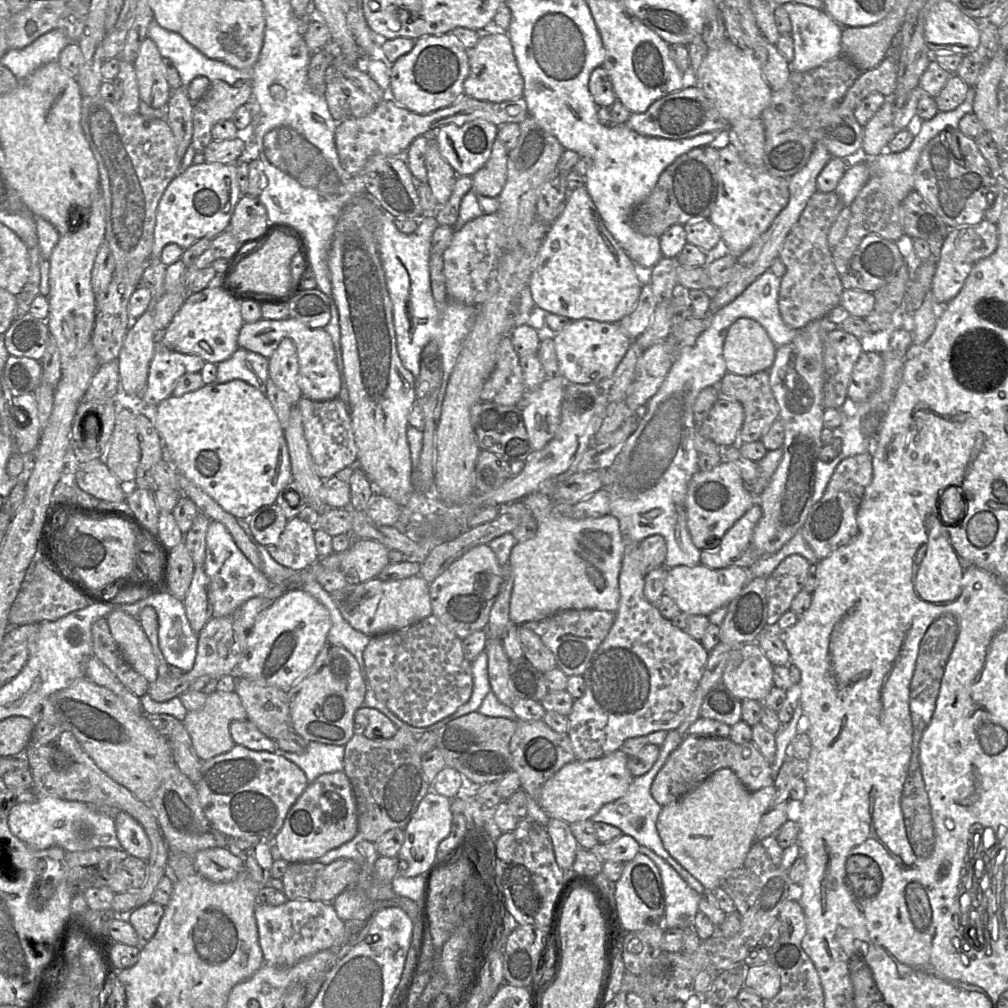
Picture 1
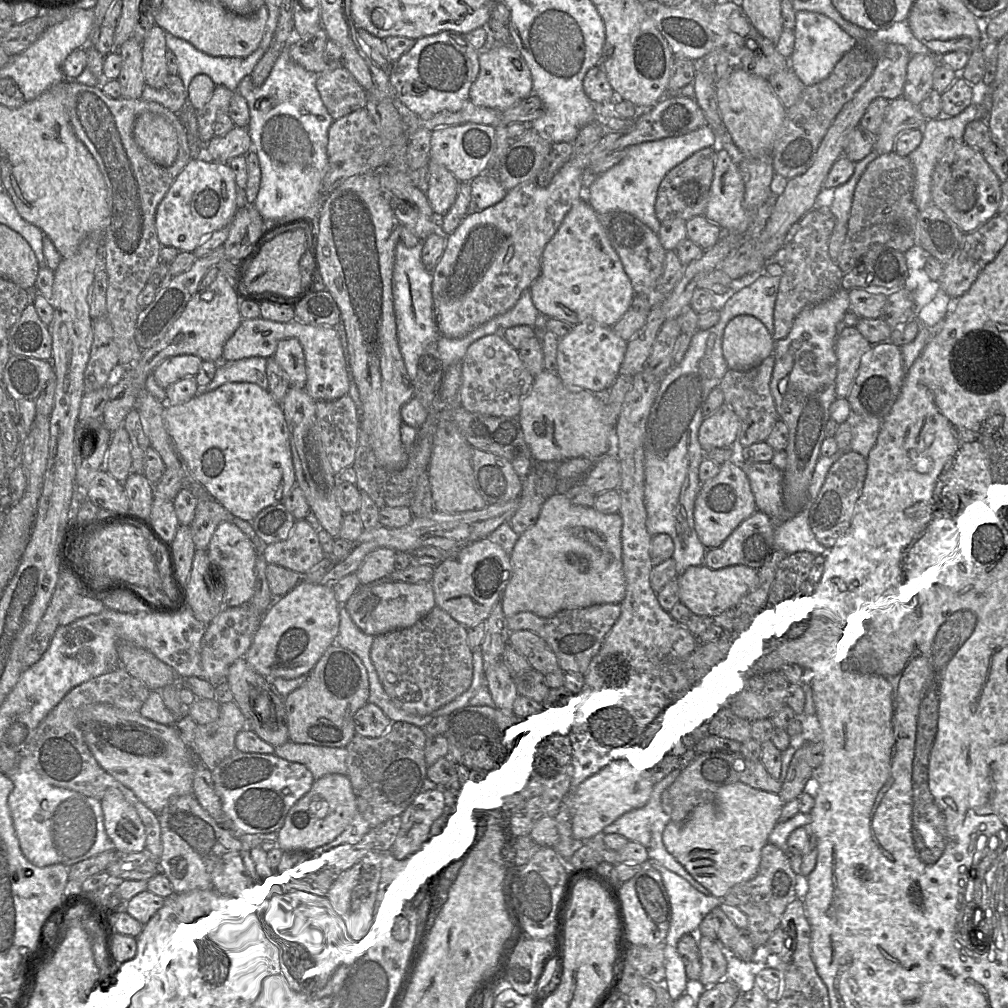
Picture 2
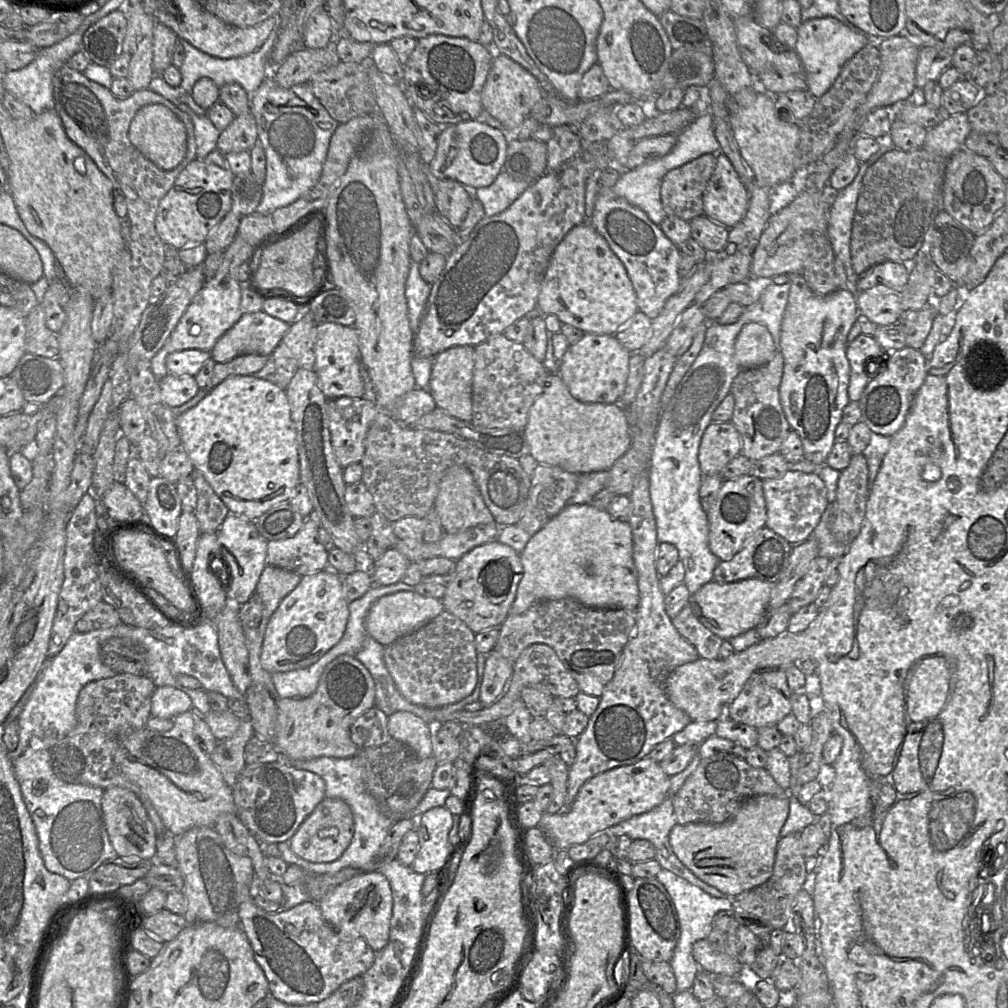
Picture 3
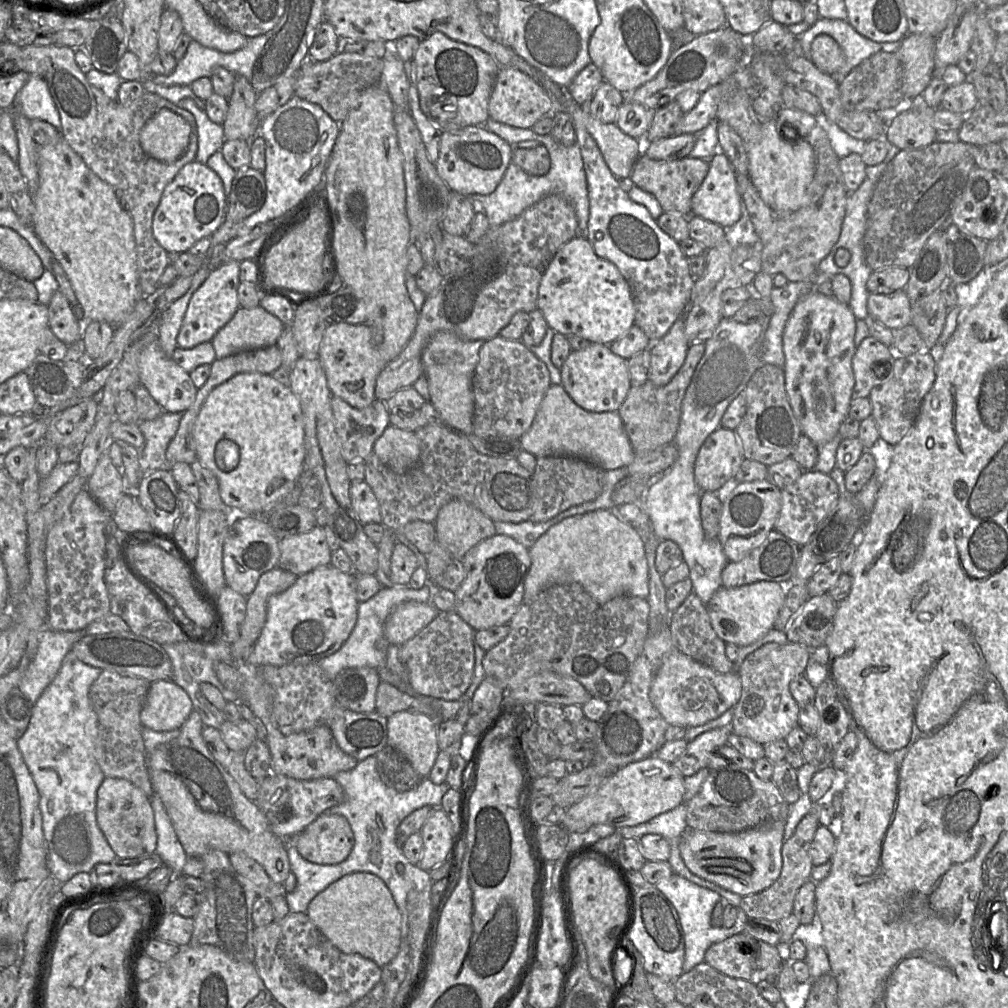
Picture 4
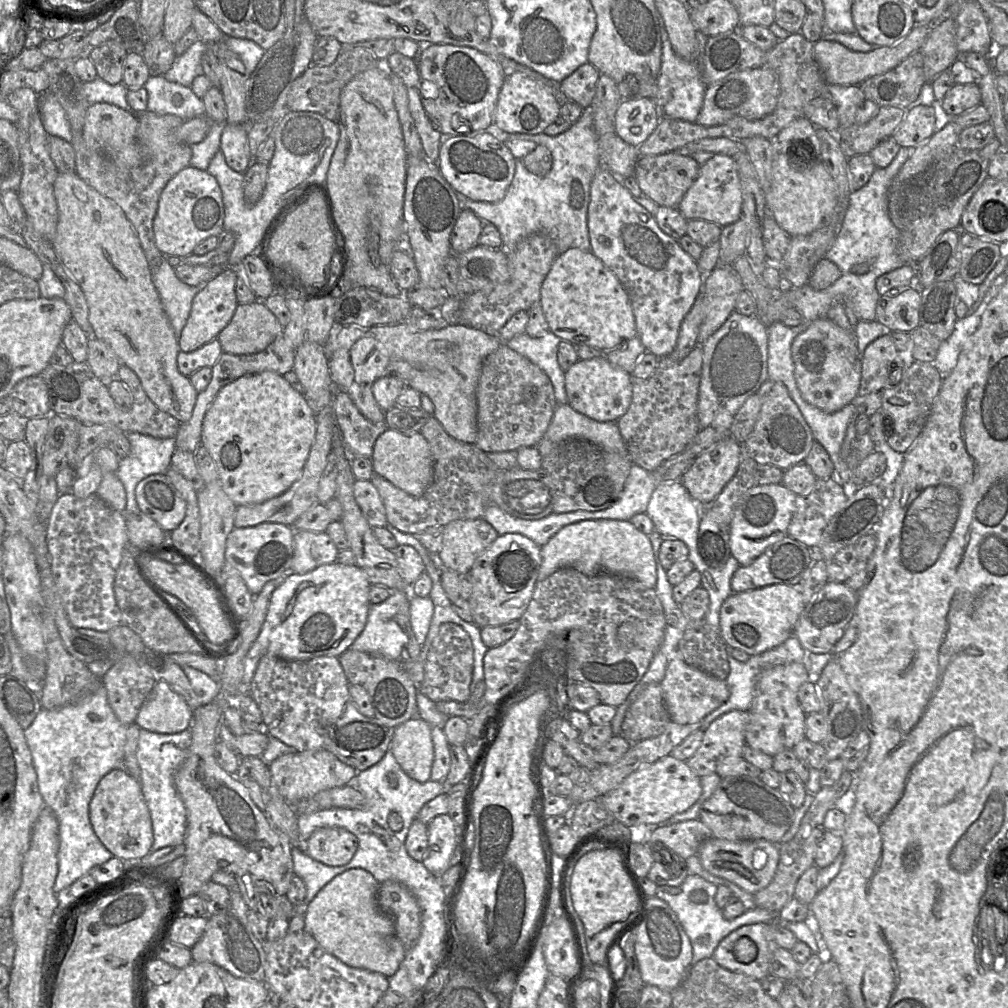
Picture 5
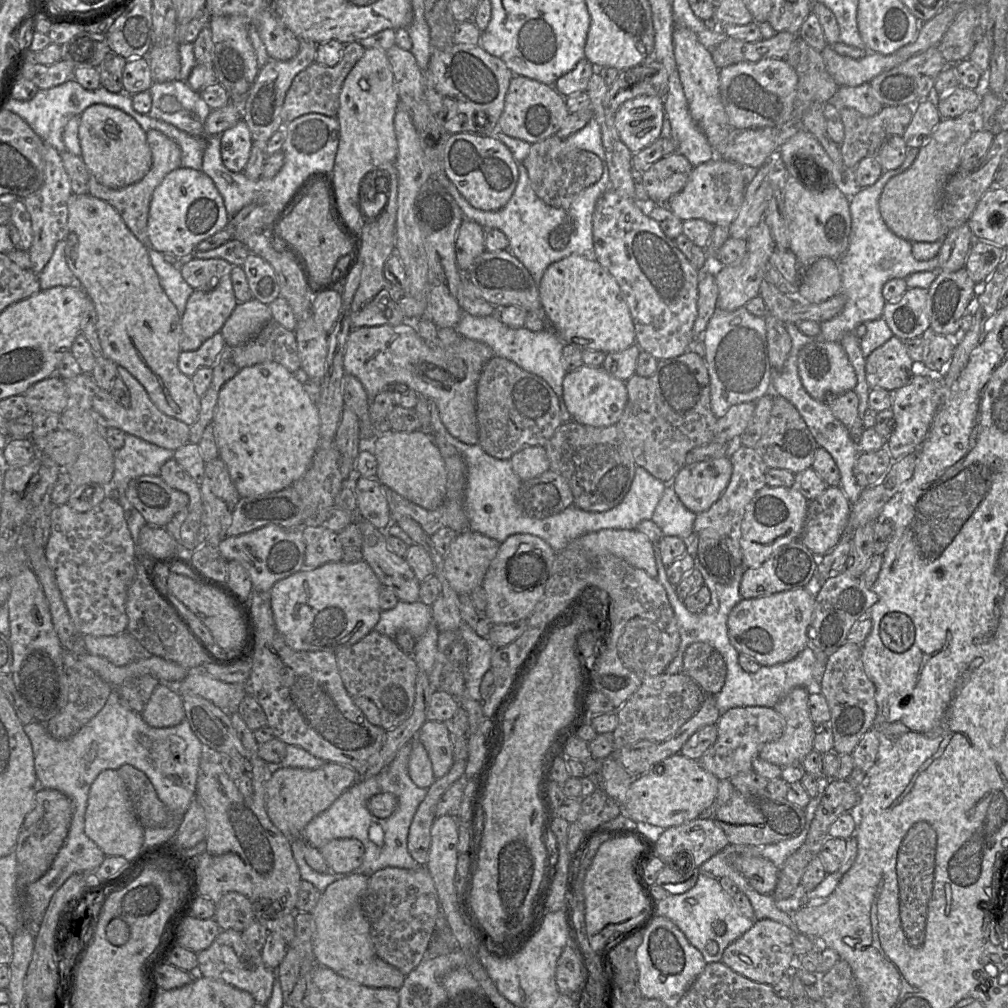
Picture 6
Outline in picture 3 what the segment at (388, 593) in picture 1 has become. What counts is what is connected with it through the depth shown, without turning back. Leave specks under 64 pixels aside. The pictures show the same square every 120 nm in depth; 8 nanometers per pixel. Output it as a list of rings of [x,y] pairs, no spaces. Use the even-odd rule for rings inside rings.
[[[399,591],[379,598],[372,605],[366,617],[365,627],[368,635],[387,646],[421,628],[444,610],[442,599],[425,597],[412,591]]]

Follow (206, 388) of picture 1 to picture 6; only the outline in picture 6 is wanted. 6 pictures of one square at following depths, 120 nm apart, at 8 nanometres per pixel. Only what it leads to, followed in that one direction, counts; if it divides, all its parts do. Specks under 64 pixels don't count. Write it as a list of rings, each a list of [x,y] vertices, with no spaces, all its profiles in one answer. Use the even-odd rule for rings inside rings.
[[[264,362],[240,370],[221,388],[212,419],[219,457],[244,497],[281,491],[300,479],[319,448],[316,403],[288,369]]]

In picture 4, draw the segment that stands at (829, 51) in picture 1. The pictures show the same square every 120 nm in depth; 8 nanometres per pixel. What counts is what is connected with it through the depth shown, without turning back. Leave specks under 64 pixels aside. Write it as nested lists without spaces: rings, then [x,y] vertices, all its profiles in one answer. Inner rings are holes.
[[[821,18],[797,37],[804,56],[810,58],[812,41],[819,34],[832,37],[844,53],[844,65],[831,75],[839,83],[855,66],[883,49],[881,43],[859,34],[847,20]]]

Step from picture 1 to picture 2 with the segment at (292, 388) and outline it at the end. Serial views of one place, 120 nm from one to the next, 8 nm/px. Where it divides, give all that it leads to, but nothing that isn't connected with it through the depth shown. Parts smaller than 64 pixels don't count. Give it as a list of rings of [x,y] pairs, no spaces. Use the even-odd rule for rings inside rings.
[[[298,339],[280,340],[273,357],[287,373],[291,386],[305,388],[307,381],[305,355]]]

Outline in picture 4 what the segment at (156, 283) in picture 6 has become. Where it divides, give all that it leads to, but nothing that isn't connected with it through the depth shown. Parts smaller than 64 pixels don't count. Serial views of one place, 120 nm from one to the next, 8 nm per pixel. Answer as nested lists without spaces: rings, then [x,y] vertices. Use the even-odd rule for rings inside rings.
[[[63,137],[55,143],[38,146],[38,174],[39,186],[32,196],[34,233],[64,269],[86,319],[108,322],[115,329],[120,327],[143,298],[132,218],[122,208],[114,189],[88,168]],[[159,341],[146,346],[139,357],[140,383],[145,386],[154,400],[165,412],[178,413],[187,411],[194,403],[198,388],[187,373],[173,358],[162,350]]]

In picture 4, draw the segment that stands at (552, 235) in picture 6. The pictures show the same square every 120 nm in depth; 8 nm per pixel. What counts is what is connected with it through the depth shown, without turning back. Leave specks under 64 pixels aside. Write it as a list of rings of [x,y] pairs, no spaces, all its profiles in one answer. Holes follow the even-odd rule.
[[[490,117],[483,125],[475,126],[484,126],[510,145],[516,145],[522,141],[535,140],[545,146],[550,155],[550,169],[545,175],[529,175],[511,161],[500,183],[491,194],[466,195],[470,201],[478,201],[481,203],[483,207],[482,213],[485,213],[490,226],[499,226],[511,221],[542,198],[552,194],[559,194],[567,199],[575,210],[578,223],[578,235],[585,235],[589,219],[589,198],[583,160],[577,143],[571,146],[565,146],[555,141],[550,134],[539,135],[531,128],[513,127],[499,123]]]

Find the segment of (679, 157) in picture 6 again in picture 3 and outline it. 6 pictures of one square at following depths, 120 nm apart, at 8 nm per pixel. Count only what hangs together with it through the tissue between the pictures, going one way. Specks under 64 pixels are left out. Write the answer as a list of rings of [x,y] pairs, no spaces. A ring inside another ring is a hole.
[[[715,154],[700,157],[670,170],[661,184],[661,202],[666,216],[691,221],[703,214],[703,193],[716,167]]]

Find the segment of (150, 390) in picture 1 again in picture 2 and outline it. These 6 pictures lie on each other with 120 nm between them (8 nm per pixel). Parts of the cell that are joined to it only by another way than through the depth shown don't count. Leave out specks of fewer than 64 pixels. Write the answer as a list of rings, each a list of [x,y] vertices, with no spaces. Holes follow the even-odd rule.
[[[192,354],[171,356],[154,369],[153,376],[158,385],[166,389],[184,377],[197,375],[202,362]]]

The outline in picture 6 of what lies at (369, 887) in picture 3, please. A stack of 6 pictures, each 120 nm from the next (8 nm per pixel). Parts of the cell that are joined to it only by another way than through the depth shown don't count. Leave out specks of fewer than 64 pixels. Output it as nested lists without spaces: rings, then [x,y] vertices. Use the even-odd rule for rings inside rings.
[[[350,874],[333,882],[322,892],[312,911],[315,922],[313,953],[317,964],[349,980],[372,988],[389,987],[399,990],[405,975],[377,956],[369,921],[360,906],[360,898],[367,888],[368,880],[369,876],[364,874]]]

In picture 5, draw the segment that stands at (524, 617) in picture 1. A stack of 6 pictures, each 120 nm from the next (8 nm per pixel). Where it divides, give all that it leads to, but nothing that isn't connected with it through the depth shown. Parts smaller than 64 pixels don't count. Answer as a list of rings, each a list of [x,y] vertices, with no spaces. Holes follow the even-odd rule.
[[[597,519],[568,524],[541,546],[540,552],[539,581],[560,568],[573,568],[588,576],[609,573],[633,577],[648,588],[656,585],[656,562],[651,542],[629,520]]]

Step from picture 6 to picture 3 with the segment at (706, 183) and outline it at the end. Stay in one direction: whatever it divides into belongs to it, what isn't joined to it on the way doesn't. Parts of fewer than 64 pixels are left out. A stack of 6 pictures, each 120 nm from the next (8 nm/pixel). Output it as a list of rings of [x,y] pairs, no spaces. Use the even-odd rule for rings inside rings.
[[[716,154],[716,167],[703,193],[703,214],[732,228],[745,216],[748,190],[727,156]]]

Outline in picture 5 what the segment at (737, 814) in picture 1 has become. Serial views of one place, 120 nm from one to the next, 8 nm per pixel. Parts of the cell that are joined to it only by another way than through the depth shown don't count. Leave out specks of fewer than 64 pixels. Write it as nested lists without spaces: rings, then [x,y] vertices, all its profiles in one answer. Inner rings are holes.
[[[711,837],[700,845],[697,855],[705,870],[755,894],[774,878],[779,861],[779,845],[763,839],[730,841]]]

